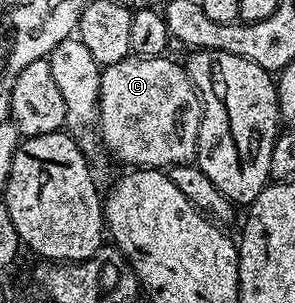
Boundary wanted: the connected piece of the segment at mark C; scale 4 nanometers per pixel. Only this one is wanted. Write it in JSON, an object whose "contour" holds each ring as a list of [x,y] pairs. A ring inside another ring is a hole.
{"contour":[[[130,55],[121,62],[115,62],[106,66],[99,75],[99,131],[103,142],[104,150],[108,154],[112,153],[119,161],[124,161],[127,167],[146,167],[149,169],[166,170],[173,165],[192,164],[198,153],[196,151],[197,139],[199,138],[199,127],[202,115],[202,102],[199,100],[199,94],[195,91],[195,84],[191,81],[191,76],[187,73],[182,64],[170,61],[170,56],[162,57],[137,57]]]}

